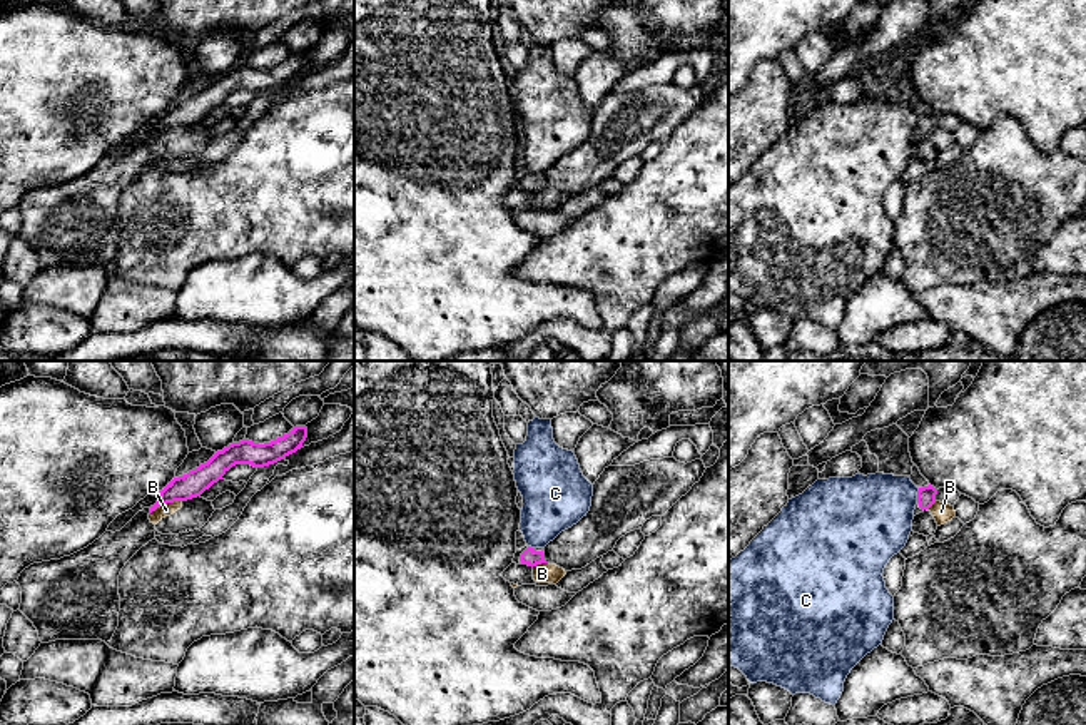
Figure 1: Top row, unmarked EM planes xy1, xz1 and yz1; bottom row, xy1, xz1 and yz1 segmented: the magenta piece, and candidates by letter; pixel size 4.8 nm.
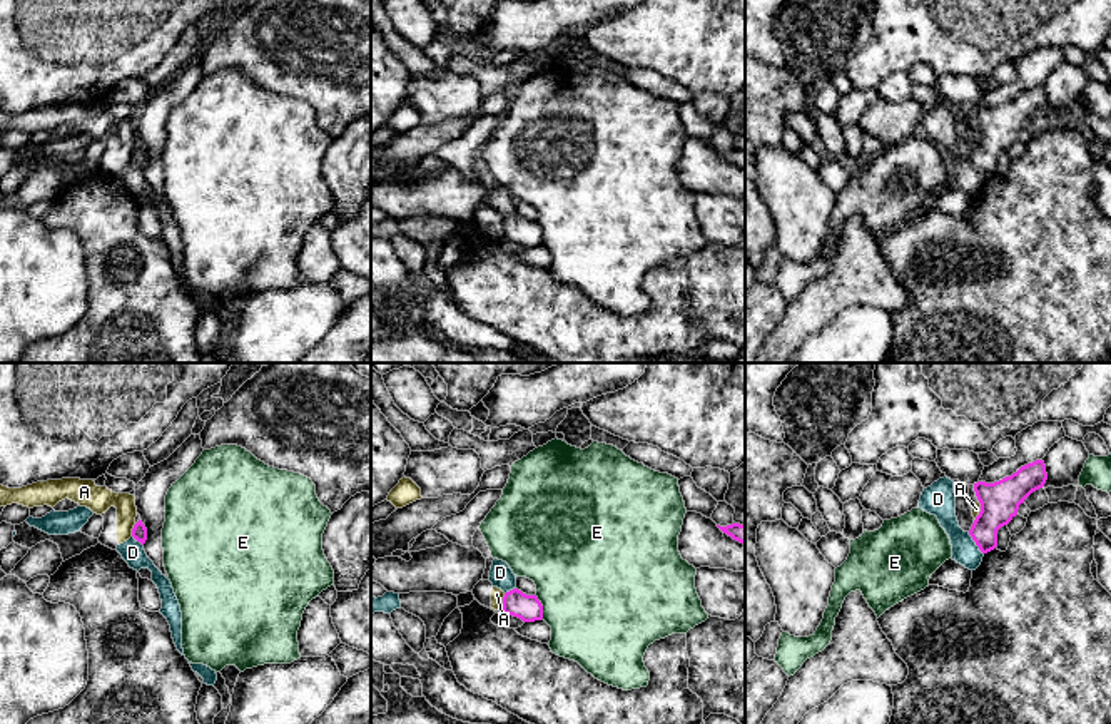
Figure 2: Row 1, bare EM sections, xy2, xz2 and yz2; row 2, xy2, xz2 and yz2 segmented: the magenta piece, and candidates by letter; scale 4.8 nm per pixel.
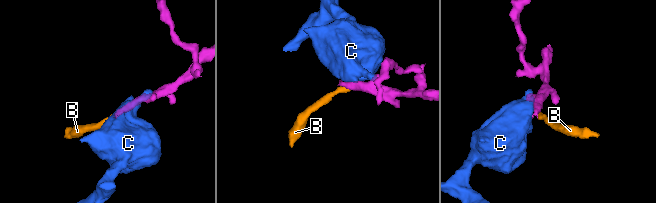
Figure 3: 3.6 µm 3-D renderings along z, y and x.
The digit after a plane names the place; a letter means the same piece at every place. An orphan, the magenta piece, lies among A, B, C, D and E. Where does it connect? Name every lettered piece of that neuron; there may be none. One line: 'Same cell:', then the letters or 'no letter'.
Same cell: no letter

